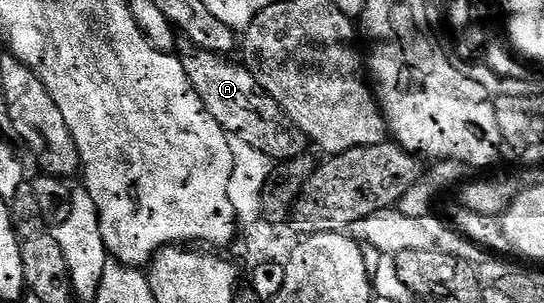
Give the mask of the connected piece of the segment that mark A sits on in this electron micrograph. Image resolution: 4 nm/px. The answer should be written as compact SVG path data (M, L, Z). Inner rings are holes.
M186 39L178 42L177 53L185 67L185 75L189 75L189 83L193 83L201 103L205 103L209 115L213 115L213 119L217 119L217 123L221 123L230 136L245 139L249 147L257 147L261 155L271 158L275 163L304 156L308 152L307 136L260 87L246 64L234 65L224 54L207 53L195 48Z

